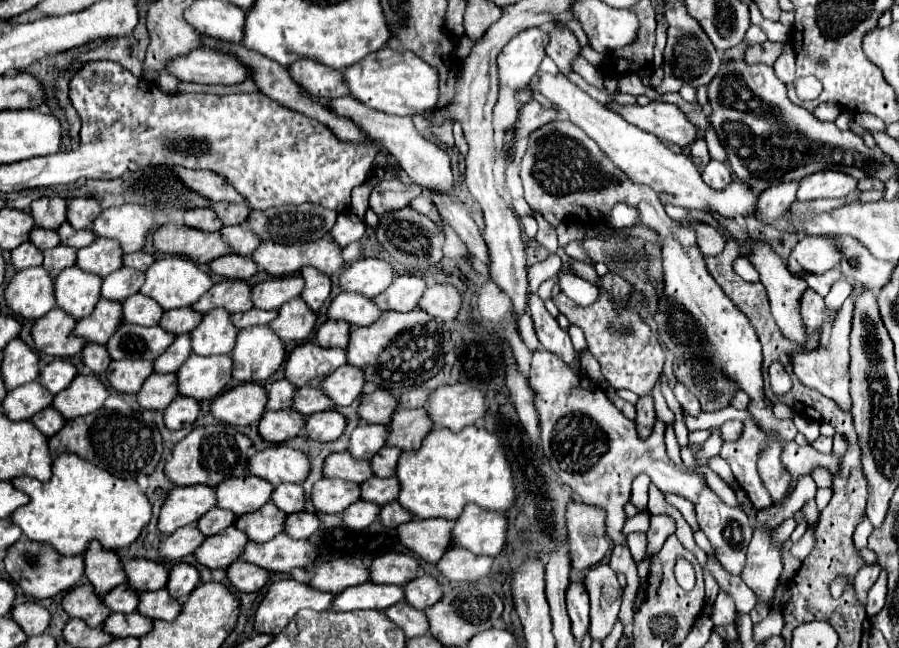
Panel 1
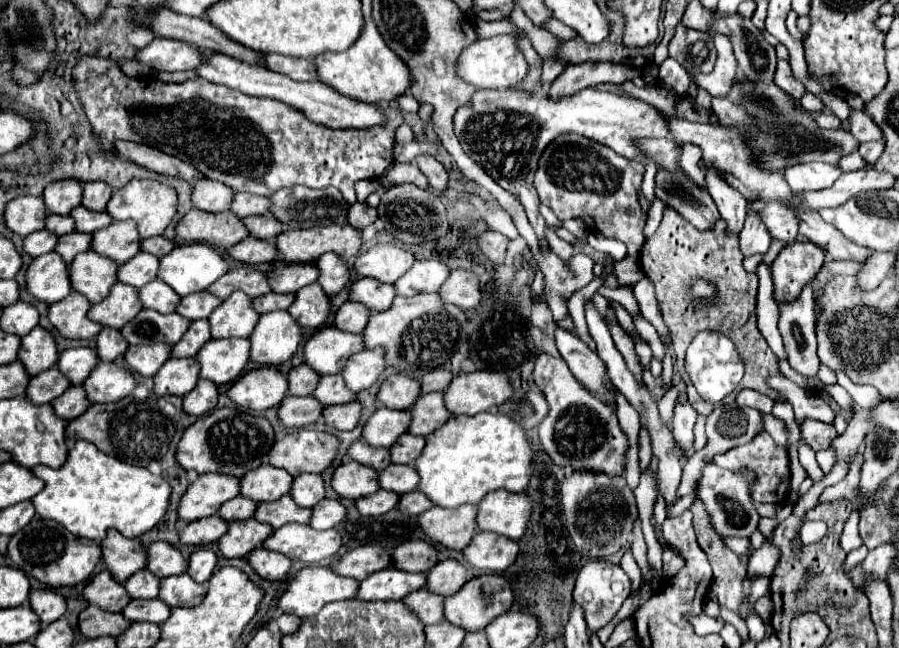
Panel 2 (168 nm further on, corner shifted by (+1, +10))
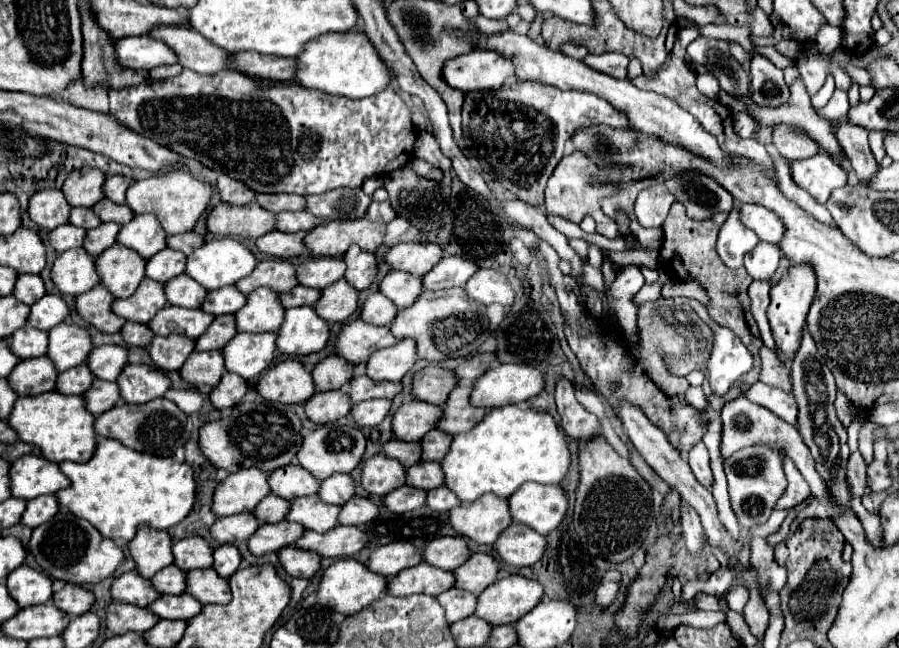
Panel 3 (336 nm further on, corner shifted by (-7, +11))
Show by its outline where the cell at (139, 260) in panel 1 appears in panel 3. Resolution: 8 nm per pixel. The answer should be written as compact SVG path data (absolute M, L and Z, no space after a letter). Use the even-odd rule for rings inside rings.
M189 231L189 233L179 233L179 235L171 235L167 245L171 249L177 249L177 251L183 251L183 253L193 253L197 247L201 247L205 243L205 239L201 235L197 235L195 231Z

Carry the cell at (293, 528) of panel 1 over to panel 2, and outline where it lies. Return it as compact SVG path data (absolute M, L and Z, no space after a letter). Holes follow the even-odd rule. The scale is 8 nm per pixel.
M321 500L311 508L309 526L315 530L335 528L345 516L345 506L339 500Z

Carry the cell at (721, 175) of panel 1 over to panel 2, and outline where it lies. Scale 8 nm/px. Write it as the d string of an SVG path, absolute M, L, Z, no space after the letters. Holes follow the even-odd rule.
M715 168L705 170L705 180L707 180L707 192L717 204L723 220L727 220L729 234L739 234L747 214L747 198L731 184L727 184L727 180Z

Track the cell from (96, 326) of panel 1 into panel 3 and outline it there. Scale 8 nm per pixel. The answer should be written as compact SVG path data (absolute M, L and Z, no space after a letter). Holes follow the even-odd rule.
M145 279L133 297L117 299L113 303L113 311L127 321L149 323L155 317L155 313L165 305L167 305L165 283Z

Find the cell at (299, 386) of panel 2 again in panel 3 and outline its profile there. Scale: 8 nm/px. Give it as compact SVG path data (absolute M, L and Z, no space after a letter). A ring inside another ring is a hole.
M331 355L327 359L323 359L321 363L317 363L315 371L313 371L313 381L317 385L317 391L333 391L333 389L341 389L345 383L351 381L353 377L353 363L349 363L347 359L339 357L339 355Z

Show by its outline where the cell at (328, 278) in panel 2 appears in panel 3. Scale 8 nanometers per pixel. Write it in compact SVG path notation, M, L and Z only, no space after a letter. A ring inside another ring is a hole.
M351 245L343 259L347 263L345 279L359 291L369 289L379 271L379 259L375 257L375 253L363 251L359 245Z

